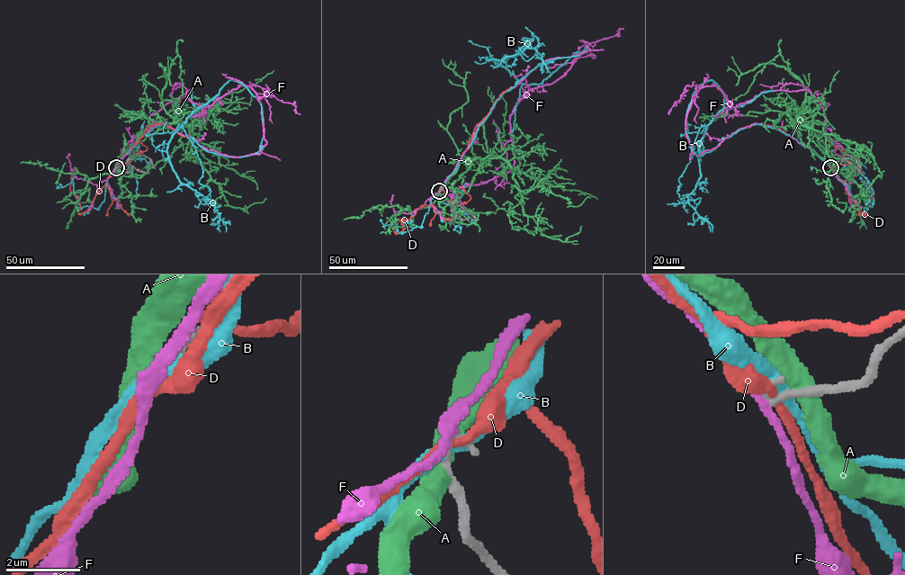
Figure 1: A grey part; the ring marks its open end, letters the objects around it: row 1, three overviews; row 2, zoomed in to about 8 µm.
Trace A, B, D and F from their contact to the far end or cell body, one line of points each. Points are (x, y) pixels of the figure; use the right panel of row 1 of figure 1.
A: (832, 167), (801, 141), (798, 123), (823, 133), (833, 163), (826, 188), (843, 211), (837, 199)
B: (831, 167), (755, 124), (697, 157), (685, 115), (701, 84), (712, 80), (724, 100), (688, 195), (712, 232)
D: (831, 167), (809, 148), (778, 128), (752, 124), (728, 137)
F: (830, 167), (762, 123), (697, 157), (693, 97), (715, 85), (735, 107), (807, 90), (831, 144), (858, 158)

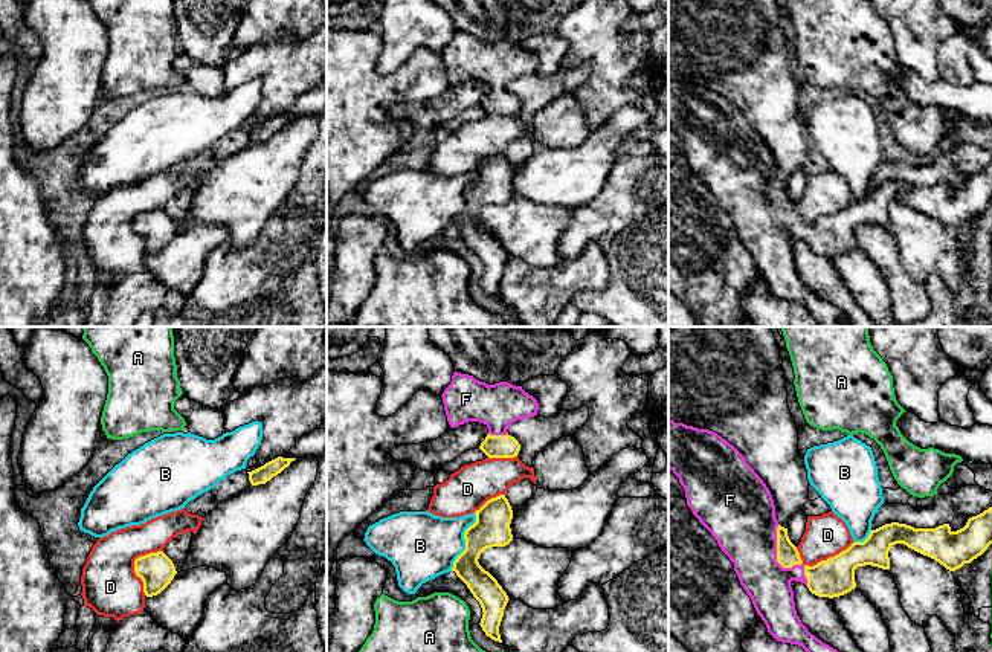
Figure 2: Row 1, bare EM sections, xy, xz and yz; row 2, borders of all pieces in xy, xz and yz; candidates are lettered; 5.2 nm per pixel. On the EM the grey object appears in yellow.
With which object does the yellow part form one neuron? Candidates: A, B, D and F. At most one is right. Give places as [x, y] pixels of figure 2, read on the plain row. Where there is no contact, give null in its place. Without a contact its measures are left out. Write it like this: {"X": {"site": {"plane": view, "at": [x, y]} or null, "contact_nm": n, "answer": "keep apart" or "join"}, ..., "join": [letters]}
{"A": {"site": null, "answer": "keep apart"}, "B": {"site": {"plane": "xz", "at": [466, 200]}, "contact_nm": 340, "answer": "keep apart"}, "D": {"site": {"plane": "yz", "at": [821, 219]}, "contact_nm": 320, "answer": "keep apart"}, "F": {"site": {"plane": "yz", "at": [782, 223]}, "contact_nm": 360, "answer": "join"}, "join": ["F"]}

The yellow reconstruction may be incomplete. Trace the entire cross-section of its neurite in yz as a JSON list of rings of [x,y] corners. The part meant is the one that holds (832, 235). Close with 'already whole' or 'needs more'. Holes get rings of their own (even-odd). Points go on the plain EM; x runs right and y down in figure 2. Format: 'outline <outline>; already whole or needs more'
outline [[[668,76],[668,127],[679,136],[685,148],[687,163],[699,180],[717,199],[720,208],[734,221],[740,243],[751,255],[768,290],[781,301],[801,304],[818,327],[841,327],[844,315],[812,293],[795,269],[791,240],[804,241],[818,255],[839,255],[856,246],[858,224],[890,228],[888,209],[896,202],[928,214],[949,229],[961,226],[981,214],[992,202],[992,165],[968,177],[966,183],[952,189],[949,182],[936,186],[914,186],[891,180],[871,188],[864,200],[853,200],[839,212],[813,224],[804,223],[797,205],[775,176],[772,153],[763,137],[746,121],[746,116],[725,96],[708,87],[697,87]]]; needs more

